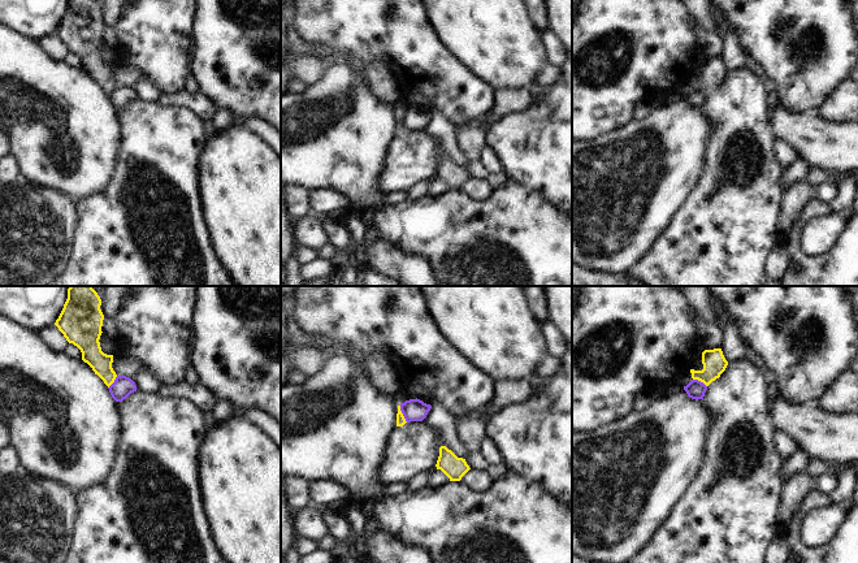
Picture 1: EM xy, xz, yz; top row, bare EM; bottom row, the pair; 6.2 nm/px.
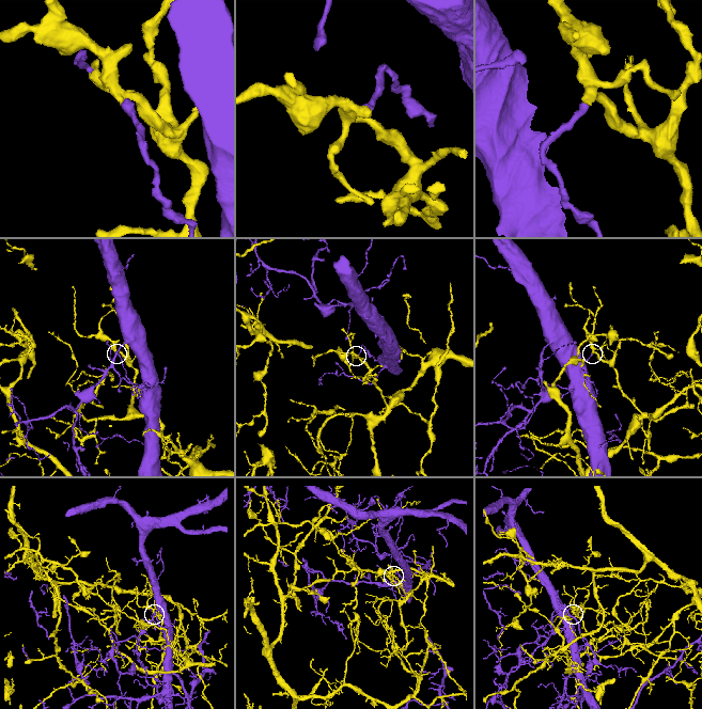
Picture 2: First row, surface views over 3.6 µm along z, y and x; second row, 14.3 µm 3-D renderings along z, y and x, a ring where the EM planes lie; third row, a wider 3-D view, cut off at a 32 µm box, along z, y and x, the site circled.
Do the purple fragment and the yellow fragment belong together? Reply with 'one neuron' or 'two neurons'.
two neurons

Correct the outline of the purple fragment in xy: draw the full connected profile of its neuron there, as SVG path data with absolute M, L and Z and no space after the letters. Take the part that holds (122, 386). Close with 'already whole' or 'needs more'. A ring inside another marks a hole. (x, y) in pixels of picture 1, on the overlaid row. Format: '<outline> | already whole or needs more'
M117 376L114 382L108 389L116 402L122 402L131 393L136 391L136 385L126 376Z | already whole

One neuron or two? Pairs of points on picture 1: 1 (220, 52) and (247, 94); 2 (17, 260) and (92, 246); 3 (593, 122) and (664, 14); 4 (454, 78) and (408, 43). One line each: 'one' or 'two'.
1: one
2: two
3: one
4: one

